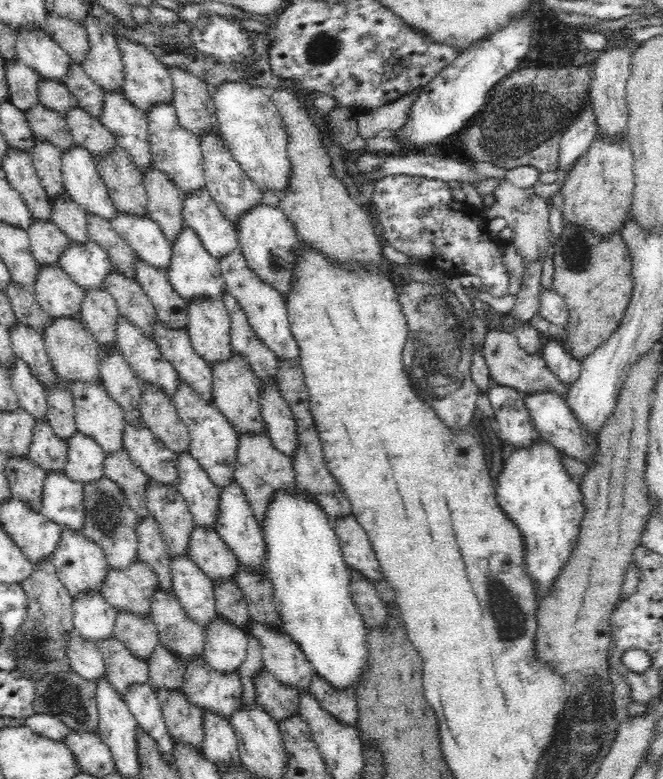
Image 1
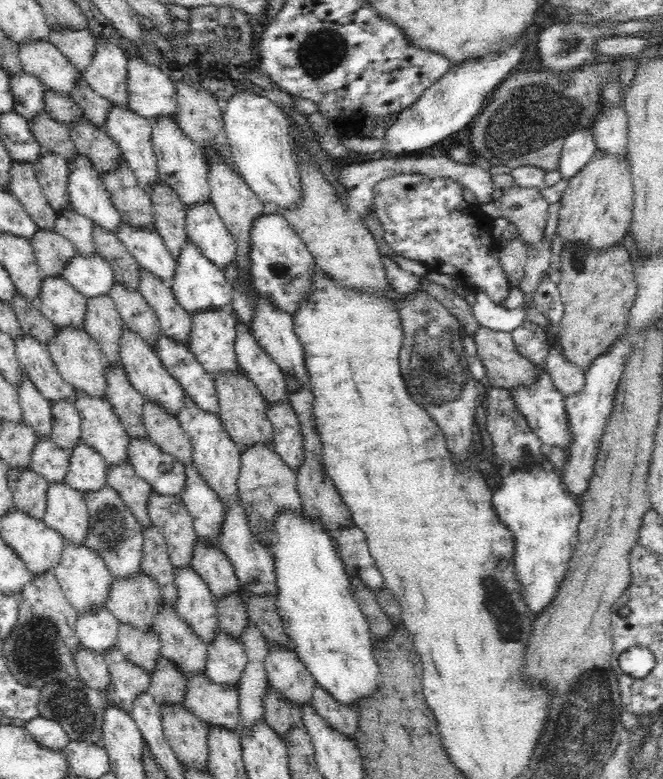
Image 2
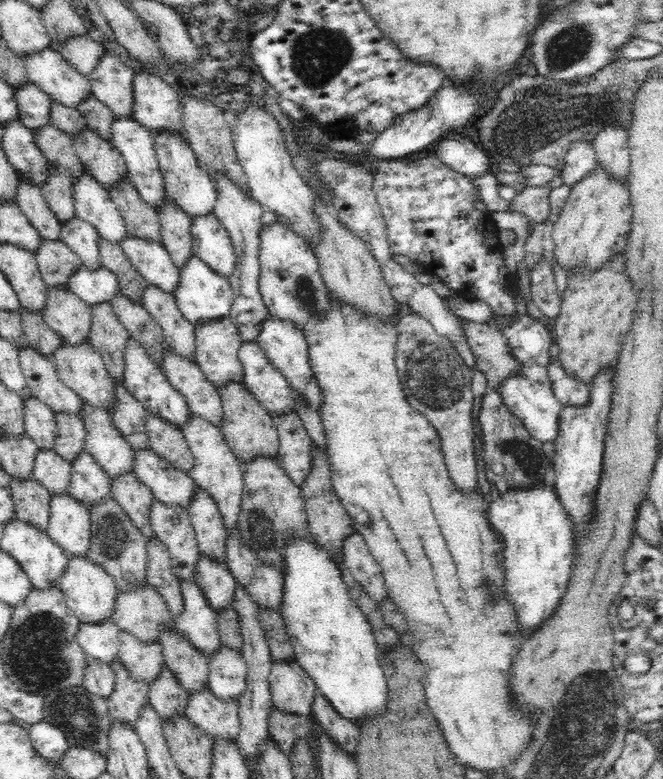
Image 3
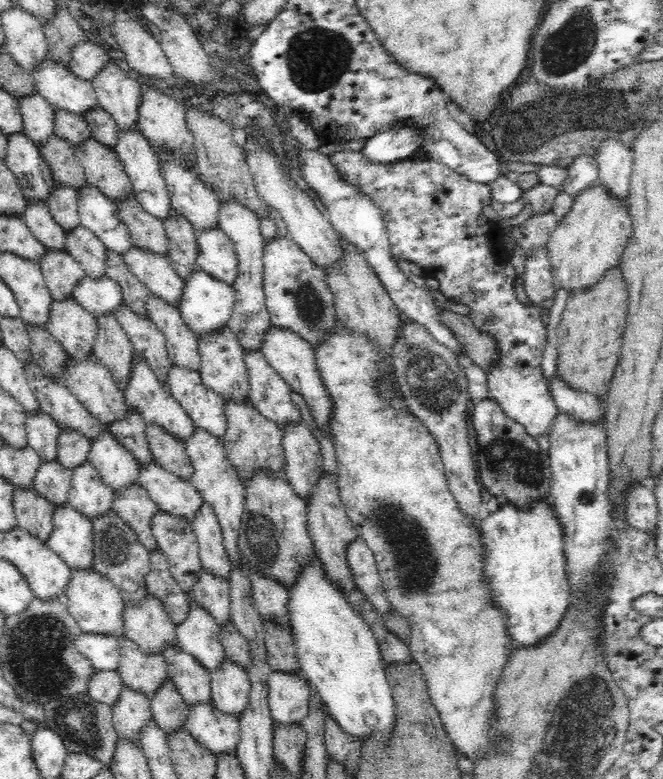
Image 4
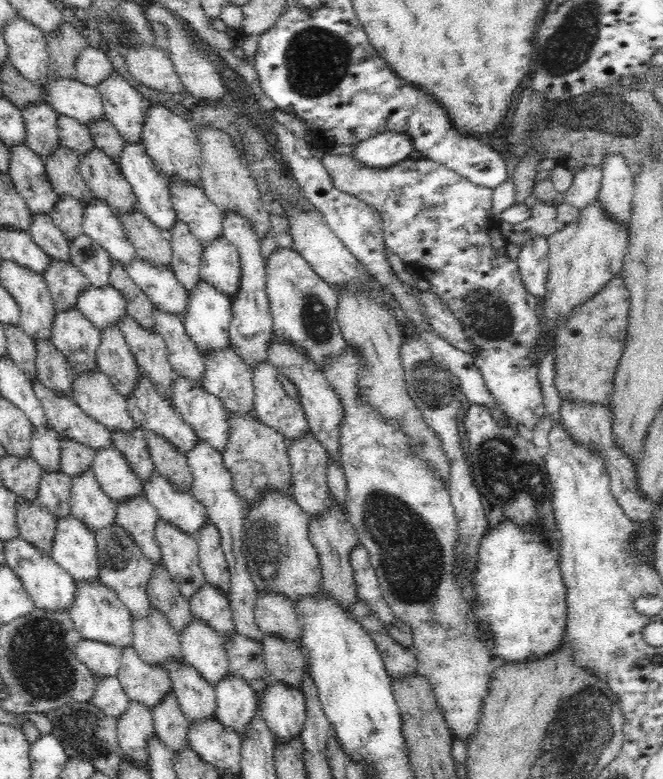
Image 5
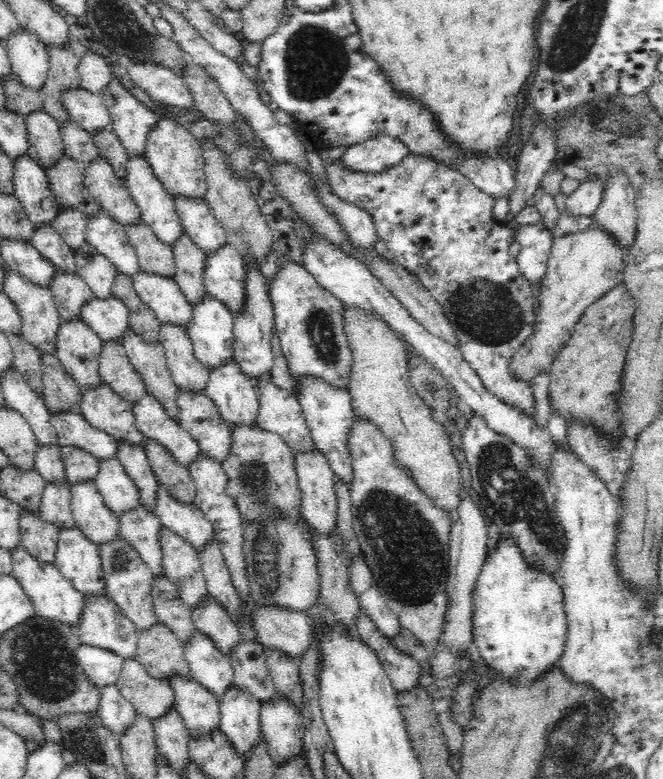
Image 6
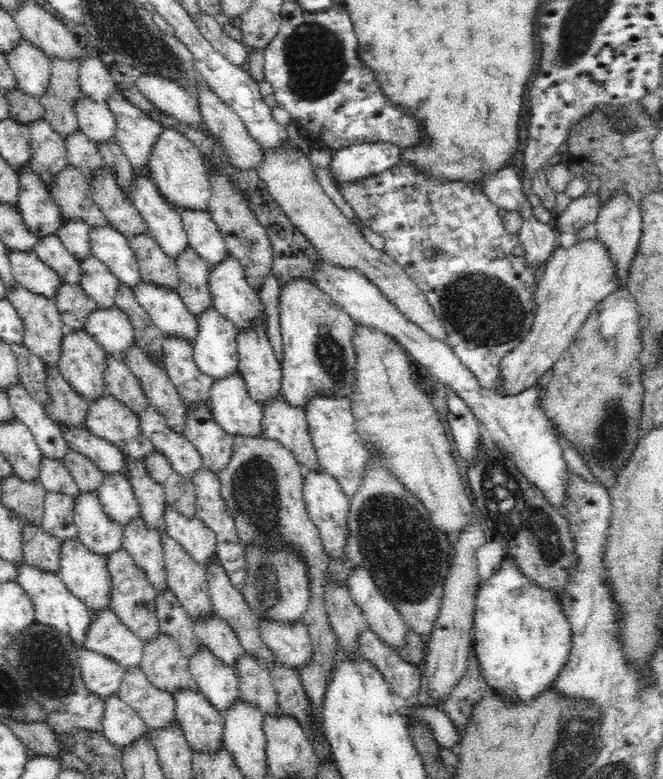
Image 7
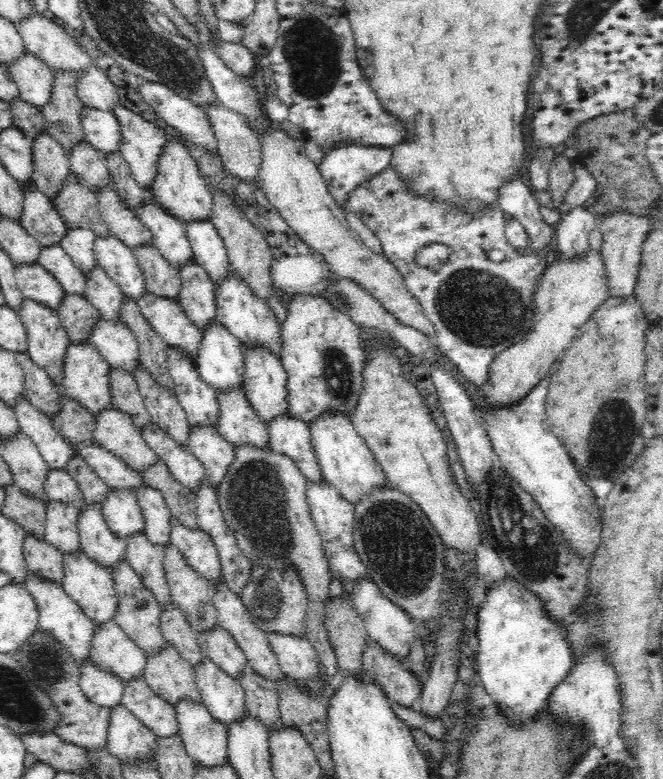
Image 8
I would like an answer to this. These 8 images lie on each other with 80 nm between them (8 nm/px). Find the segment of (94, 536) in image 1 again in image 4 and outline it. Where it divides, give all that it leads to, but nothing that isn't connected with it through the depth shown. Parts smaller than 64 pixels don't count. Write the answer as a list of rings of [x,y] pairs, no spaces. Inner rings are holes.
[[[113,508],[100,518],[94,518],[91,522],[94,536],[93,570],[109,578],[125,604],[142,602],[149,595],[146,575],[151,570],[151,552],[142,545],[136,532],[118,516]]]

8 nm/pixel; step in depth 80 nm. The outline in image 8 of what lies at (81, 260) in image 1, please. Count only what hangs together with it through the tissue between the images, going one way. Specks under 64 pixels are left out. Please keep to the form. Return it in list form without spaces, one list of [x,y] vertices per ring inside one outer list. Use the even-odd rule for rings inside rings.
[[[100,318],[100,322],[94,324],[89,341],[106,359],[110,370],[122,369],[133,376],[135,366],[140,363],[138,343],[132,330],[121,319],[109,322]]]

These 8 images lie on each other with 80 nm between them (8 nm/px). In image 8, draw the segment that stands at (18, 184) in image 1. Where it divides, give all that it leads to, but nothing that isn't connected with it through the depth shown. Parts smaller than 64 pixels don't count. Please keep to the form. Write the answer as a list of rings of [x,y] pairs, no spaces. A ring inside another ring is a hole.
[[[60,243],[41,246],[37,261],[58,280],[64,292],[78,295],[85,293],[87,276],[74,264]]]

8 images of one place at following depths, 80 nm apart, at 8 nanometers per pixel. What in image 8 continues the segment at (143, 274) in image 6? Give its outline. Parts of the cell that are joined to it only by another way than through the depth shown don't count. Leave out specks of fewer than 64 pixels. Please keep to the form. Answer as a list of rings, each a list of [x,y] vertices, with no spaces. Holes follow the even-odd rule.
[[[144,293],[136,300],[149,326],[167,345],[180,349],[195,364],[203,332],[189,321],[179,300]]]

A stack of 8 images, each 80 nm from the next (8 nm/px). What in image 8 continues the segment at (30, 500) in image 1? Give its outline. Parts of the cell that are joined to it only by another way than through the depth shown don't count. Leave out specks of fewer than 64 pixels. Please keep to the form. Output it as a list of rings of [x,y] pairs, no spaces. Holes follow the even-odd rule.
[[[27,532],[23,544],[23,556],[30,576],[62,586],[62,582],[64,582],[64,556],[58,548]]]

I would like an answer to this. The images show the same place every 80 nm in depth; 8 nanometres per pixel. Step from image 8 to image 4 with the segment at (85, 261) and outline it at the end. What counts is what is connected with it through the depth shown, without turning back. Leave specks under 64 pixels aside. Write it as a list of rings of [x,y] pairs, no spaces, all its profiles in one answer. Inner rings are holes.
[[[55,184],[54,190],[48,196],[46,205],[54,220],[66,232],[75,229],[76,226],[81,224],[78,212],[77,190],[73,190],[70,186]]]

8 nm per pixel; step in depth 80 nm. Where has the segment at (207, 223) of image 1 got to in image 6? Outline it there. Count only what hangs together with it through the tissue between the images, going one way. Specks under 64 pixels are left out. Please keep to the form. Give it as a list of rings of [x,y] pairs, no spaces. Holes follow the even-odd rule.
[[[224,243],[218,250],[207,254],[203,272],[206,292],[224,303],[234,318],[240,314],[246,298],[245,266],[242,255],[232,245]]]

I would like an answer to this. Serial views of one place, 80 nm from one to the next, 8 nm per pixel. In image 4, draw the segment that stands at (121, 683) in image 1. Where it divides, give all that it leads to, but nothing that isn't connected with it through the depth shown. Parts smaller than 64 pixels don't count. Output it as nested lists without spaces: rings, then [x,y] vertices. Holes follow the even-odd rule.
[[[124,684],[118,700],[111,706],[111,713],[118,738],[138,743],[141,728],[153,716],[150,699]]]

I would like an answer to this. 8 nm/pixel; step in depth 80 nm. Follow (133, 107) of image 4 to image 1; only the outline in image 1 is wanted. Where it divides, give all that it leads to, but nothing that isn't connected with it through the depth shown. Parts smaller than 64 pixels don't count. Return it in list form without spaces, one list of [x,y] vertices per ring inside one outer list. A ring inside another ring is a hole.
[[[87,13],[81,20],[90,50],[81,66],[101,90],[123,91],[124,64],[110,27]]]

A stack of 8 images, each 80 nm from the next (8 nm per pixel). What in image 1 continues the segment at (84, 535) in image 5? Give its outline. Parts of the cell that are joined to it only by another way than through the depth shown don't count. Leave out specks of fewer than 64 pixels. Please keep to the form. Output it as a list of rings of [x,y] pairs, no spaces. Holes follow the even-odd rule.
[[[64,471],[48,473],[44,479],[40,511],[61,528],[82,533],[86,522],[83,484],[70,479]]]

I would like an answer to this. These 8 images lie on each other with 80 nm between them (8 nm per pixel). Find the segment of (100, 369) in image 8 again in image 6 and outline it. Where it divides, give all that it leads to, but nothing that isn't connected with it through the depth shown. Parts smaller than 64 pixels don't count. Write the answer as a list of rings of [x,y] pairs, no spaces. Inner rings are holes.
[[[70,319],[68,322],[62,320],[56,336],[56,356],[64,365],[66,373],[76,381],[81,390],[95,387],[100,381],[99,373],[100,353],[102,350],[102,339],[98,337],[91,327],[82,319]]]

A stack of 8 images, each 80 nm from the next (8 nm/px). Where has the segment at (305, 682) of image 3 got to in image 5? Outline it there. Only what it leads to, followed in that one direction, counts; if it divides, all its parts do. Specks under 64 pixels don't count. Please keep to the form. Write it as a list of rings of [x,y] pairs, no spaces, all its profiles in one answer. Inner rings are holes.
[[[274,679],[264,693],[262,715],[276,743],[298,737],[306,718],[306,697],[302,688]]]

